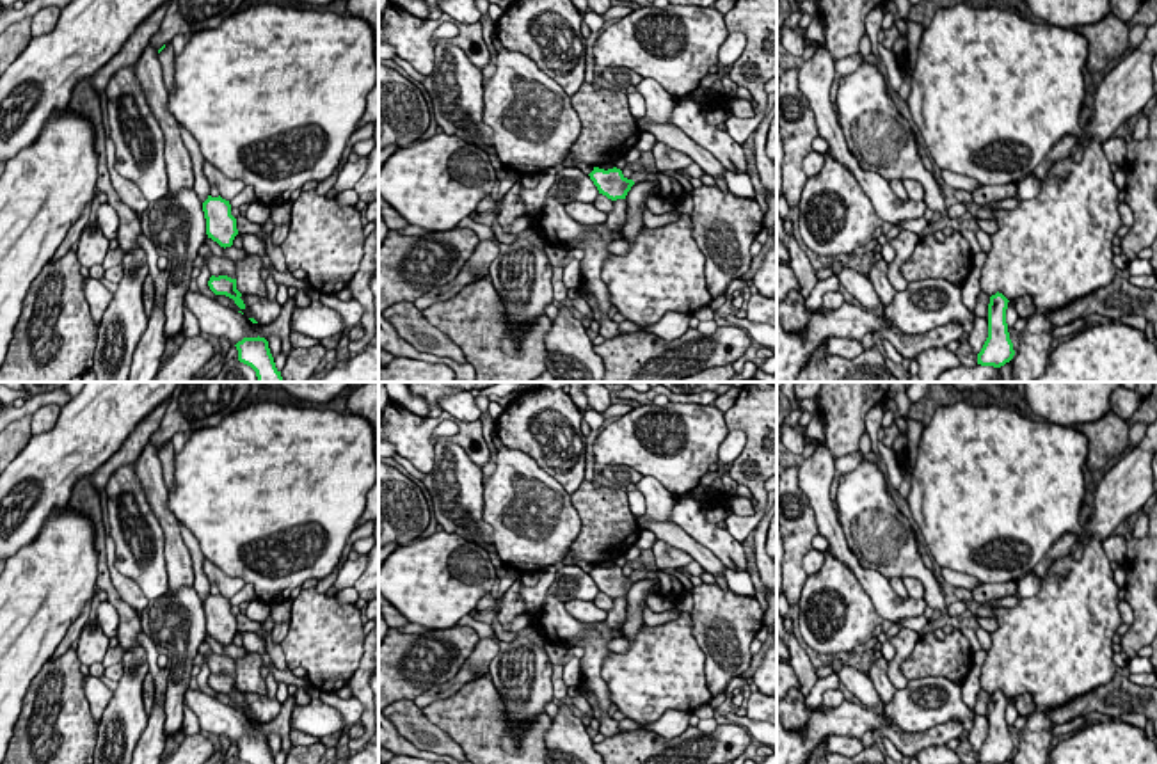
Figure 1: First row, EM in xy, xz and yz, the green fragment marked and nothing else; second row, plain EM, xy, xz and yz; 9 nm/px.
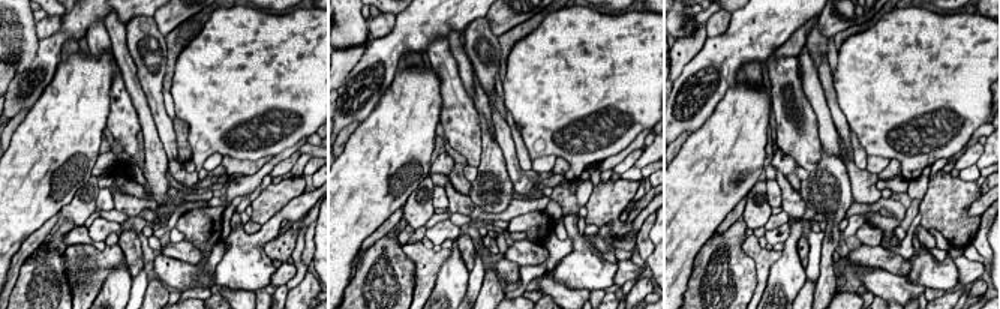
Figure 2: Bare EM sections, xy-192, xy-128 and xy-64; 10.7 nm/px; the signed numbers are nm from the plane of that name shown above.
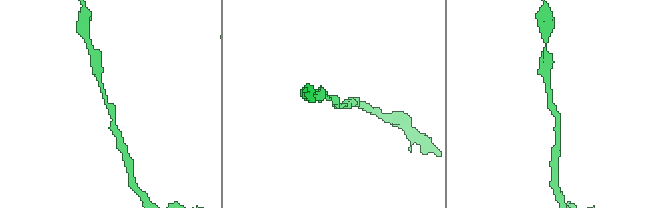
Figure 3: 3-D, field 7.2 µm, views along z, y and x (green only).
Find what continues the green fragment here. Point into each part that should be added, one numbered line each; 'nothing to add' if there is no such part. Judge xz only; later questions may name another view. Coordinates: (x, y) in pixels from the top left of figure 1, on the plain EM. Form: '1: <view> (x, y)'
nothing to add

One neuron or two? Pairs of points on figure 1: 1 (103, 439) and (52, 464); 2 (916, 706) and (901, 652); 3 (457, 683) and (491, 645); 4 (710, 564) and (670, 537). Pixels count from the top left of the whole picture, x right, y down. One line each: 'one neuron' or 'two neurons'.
1: one neuron
2: two neurons
3: one neuron
4: one neuron

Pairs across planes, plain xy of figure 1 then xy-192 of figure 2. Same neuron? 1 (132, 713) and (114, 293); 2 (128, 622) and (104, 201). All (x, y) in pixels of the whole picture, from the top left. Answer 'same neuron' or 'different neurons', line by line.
1: same neuron
2: different neurons

